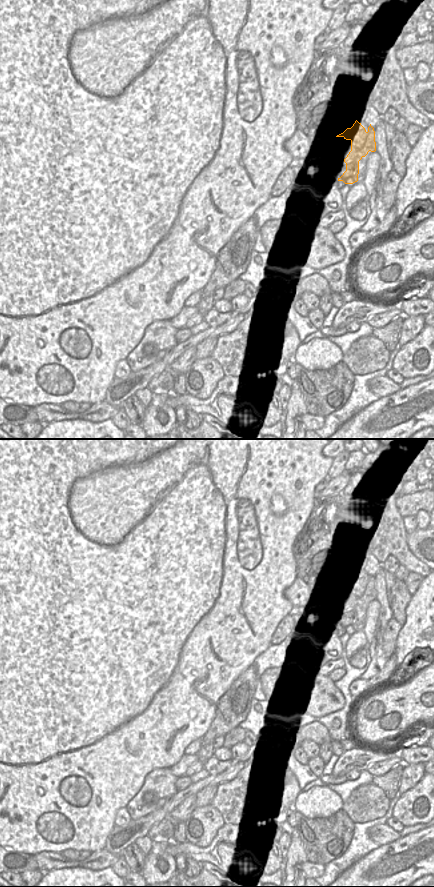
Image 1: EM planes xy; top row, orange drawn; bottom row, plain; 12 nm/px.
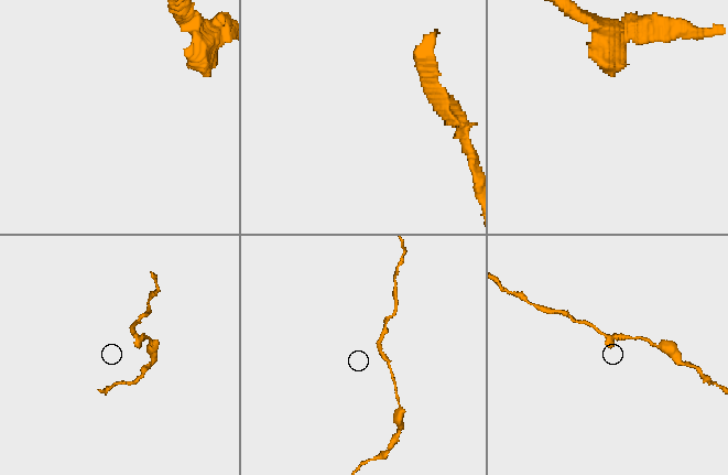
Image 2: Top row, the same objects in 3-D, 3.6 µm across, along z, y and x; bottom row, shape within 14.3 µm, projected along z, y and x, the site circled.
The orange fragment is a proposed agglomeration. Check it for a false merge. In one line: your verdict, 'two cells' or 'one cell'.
two cells

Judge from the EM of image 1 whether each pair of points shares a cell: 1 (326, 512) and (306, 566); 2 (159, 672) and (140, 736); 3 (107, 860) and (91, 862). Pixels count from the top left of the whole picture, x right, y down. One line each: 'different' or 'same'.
1: same
2: same
3: same

